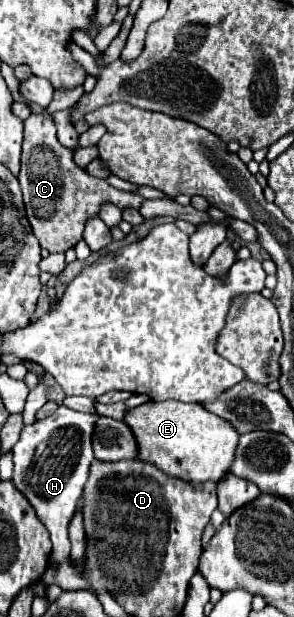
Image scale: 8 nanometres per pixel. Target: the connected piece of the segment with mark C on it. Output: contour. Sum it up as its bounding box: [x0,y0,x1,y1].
[18,85,144,253]

